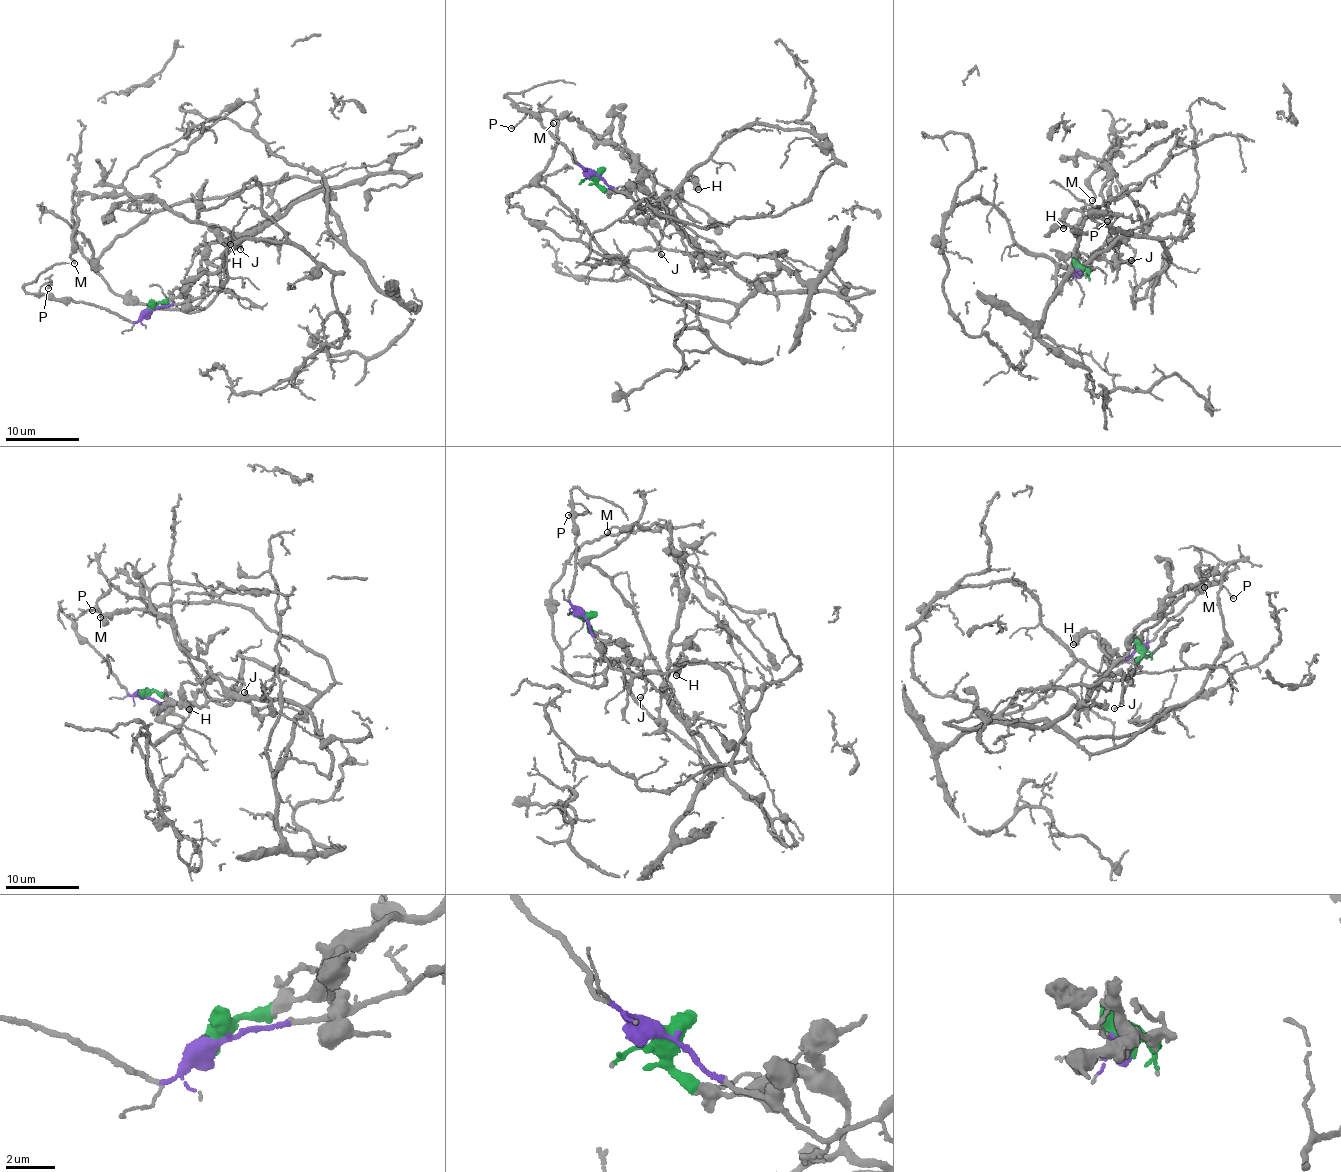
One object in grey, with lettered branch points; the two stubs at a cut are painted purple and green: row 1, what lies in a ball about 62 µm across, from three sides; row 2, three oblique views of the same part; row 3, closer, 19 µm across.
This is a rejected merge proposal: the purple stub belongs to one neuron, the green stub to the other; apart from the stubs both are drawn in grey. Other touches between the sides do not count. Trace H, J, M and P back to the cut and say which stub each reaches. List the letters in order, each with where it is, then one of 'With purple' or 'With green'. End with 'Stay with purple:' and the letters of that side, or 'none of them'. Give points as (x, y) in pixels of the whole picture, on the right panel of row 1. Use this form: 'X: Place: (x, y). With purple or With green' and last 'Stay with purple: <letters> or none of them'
H: Place: (1063, 228). With green
J: Place: (1131, 260). With green
M: Place: (1092, 200). With green
P: Place: (1107, 221). With purple
Stay with purple: P

